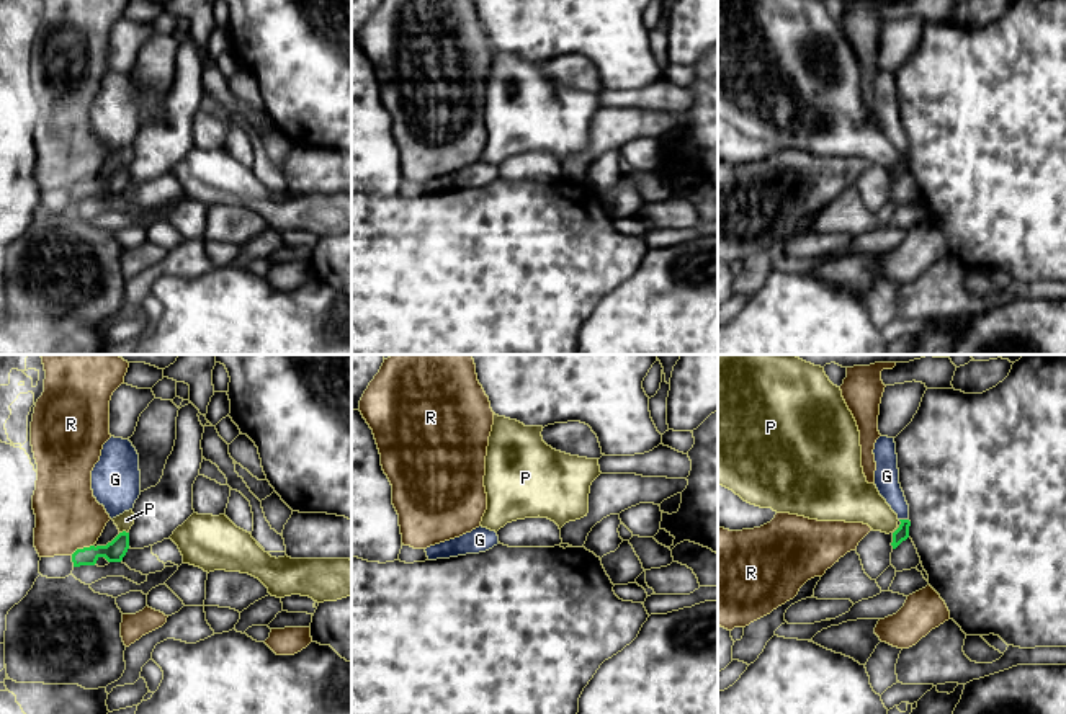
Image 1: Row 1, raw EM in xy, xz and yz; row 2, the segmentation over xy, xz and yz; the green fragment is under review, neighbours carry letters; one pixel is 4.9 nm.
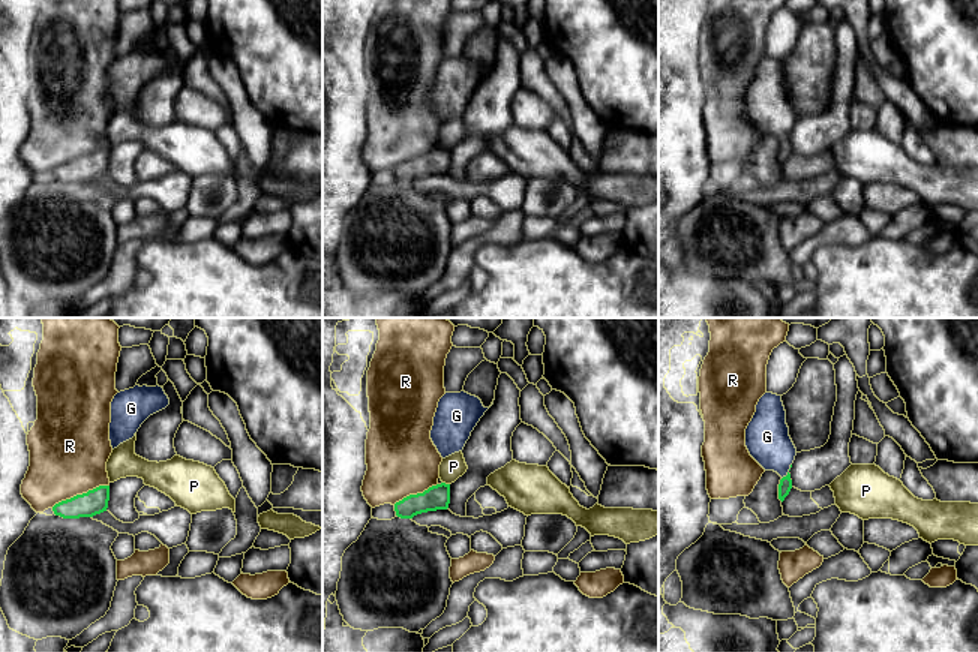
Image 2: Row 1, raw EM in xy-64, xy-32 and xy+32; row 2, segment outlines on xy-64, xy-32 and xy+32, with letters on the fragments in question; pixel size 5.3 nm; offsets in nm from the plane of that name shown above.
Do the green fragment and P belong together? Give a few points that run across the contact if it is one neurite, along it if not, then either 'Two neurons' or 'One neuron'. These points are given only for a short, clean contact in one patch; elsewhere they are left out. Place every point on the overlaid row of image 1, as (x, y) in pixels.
Line: xy (126, 531), (120, 533). Two neurons

